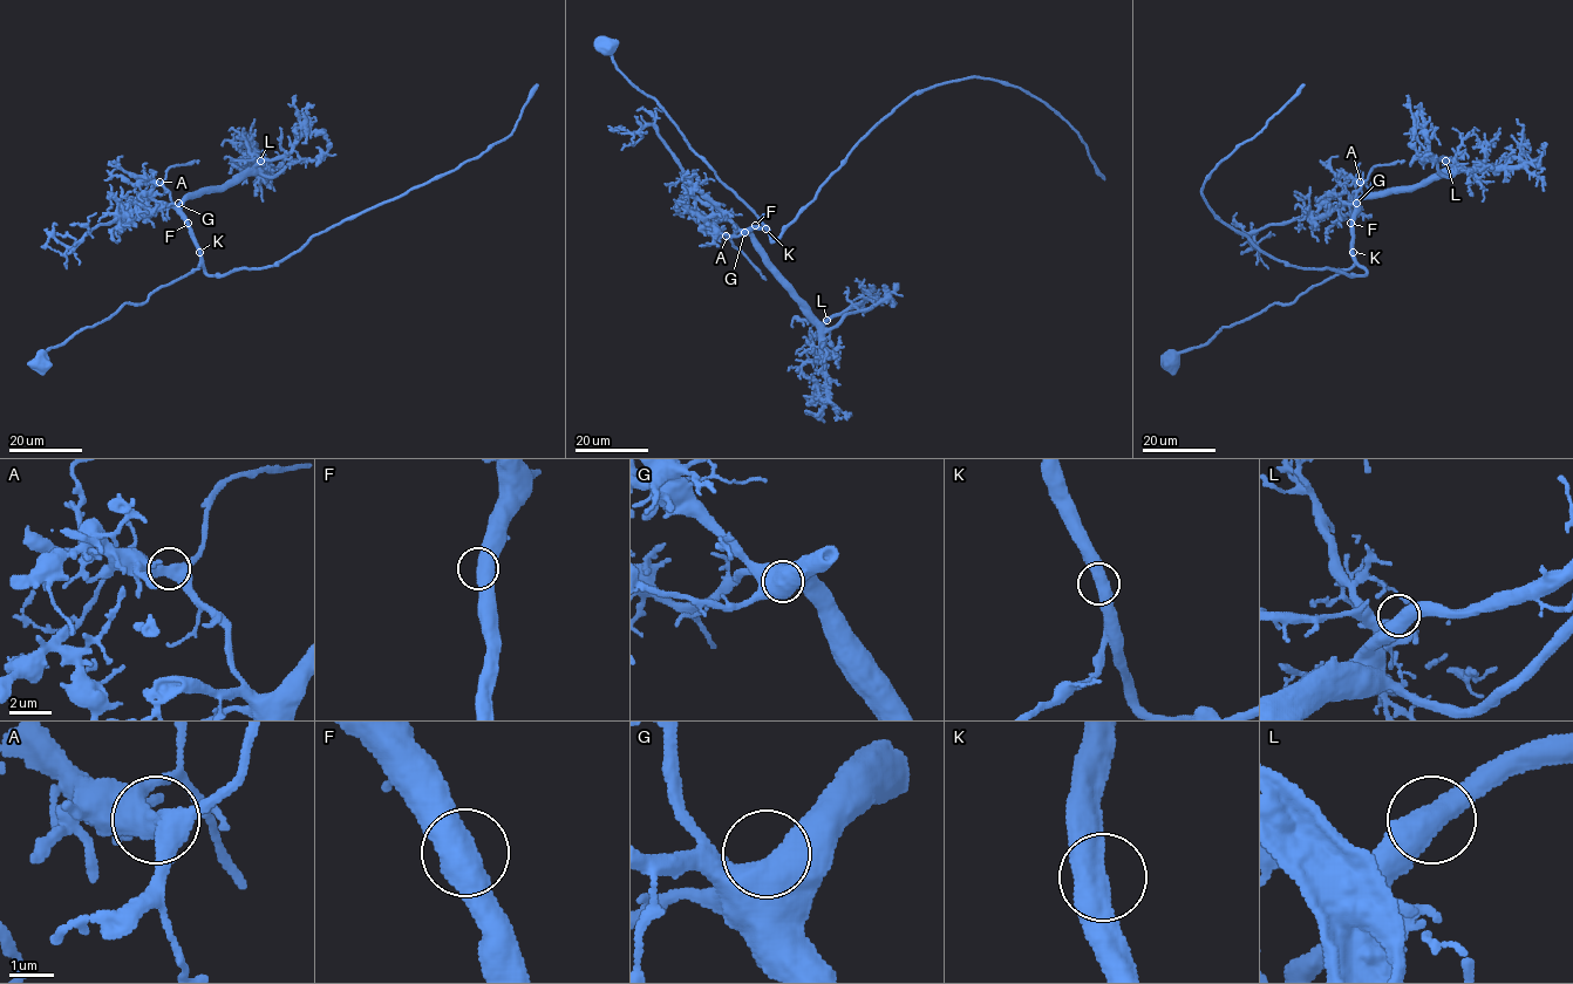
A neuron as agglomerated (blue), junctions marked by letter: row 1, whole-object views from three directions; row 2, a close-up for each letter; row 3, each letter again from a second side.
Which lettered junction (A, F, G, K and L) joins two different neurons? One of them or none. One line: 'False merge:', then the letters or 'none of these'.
False merge: none of these

